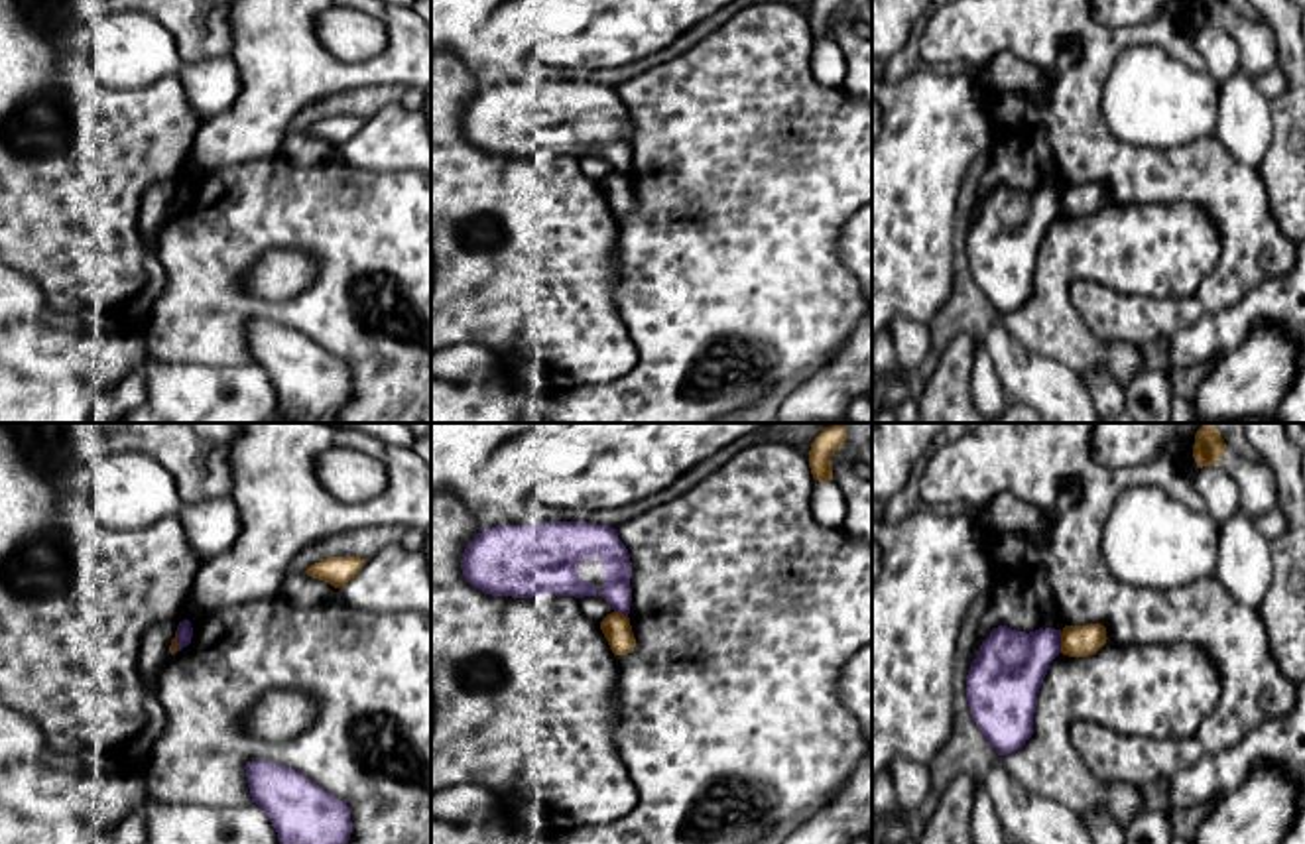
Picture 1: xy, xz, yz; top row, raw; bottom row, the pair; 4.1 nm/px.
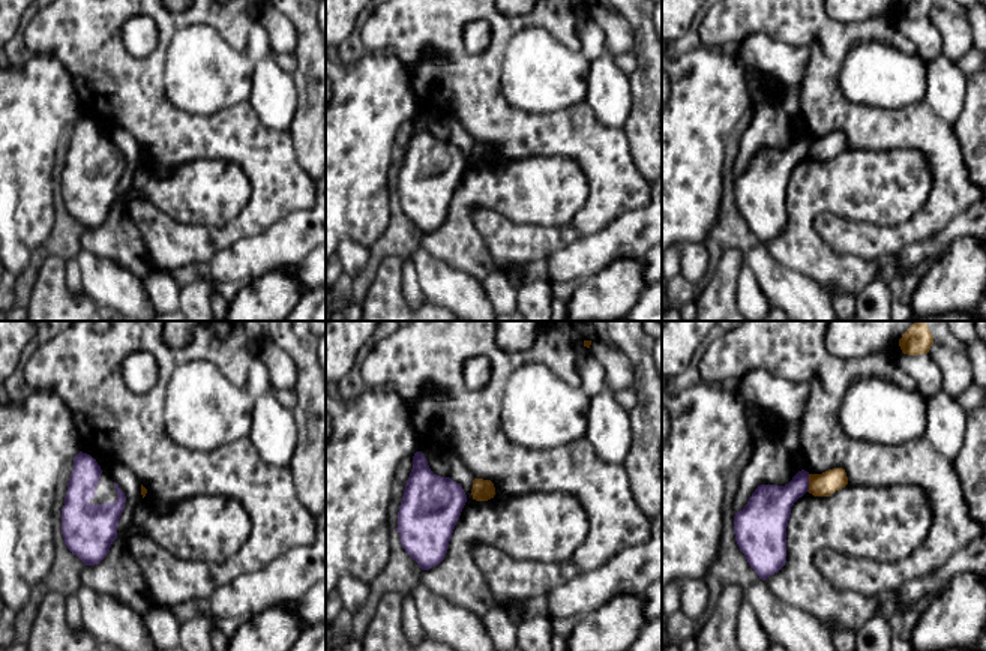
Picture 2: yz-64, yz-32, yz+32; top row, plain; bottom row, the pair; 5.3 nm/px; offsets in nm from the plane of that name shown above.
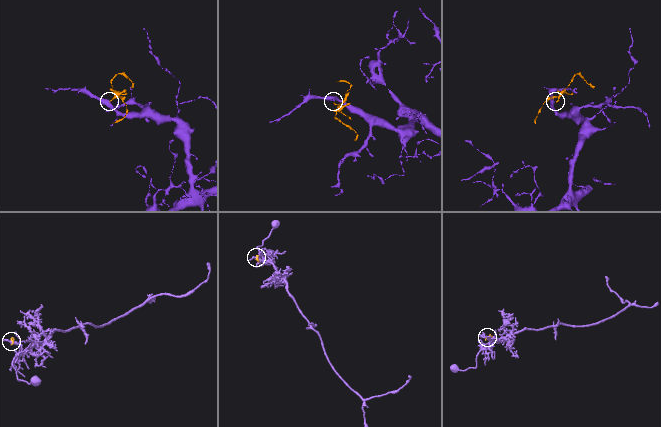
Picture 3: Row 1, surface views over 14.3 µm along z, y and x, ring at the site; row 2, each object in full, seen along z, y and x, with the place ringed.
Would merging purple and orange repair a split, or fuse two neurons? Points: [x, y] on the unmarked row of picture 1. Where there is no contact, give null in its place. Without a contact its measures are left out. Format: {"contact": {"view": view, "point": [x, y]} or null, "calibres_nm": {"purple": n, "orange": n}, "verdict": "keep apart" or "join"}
{"contact": {"view": "yz", "point": [1059, 201]}, "calibres_nm": {"purple": 280, "orange": 130}, "verdict": "keep apart"}

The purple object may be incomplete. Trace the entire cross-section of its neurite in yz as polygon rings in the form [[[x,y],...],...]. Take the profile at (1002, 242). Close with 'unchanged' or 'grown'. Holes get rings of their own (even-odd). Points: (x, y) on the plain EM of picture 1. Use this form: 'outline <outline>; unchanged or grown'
outline [[[998,185],[982,201],[976,218],[966,234],[966,260],[970,275],[998,315],[1008,315],[1025,305],[1033,293],[1037,252],[1047,234],[1049,222],[1061,212],[1061,189],[1039,187],[1016,191]]]; unchanged

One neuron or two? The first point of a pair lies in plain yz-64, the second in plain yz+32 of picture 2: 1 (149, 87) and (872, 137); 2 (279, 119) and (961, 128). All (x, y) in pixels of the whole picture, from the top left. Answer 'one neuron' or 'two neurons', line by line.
1: one neuron
2: two neurons

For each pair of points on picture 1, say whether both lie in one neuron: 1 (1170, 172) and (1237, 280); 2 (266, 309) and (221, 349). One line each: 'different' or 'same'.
1: same
2: same

